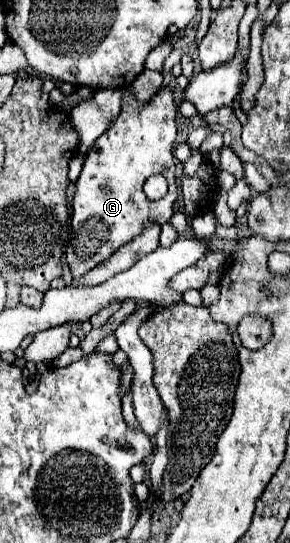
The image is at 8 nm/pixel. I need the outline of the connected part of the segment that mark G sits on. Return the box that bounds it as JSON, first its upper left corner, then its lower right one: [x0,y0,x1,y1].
[65,85,177,279]

